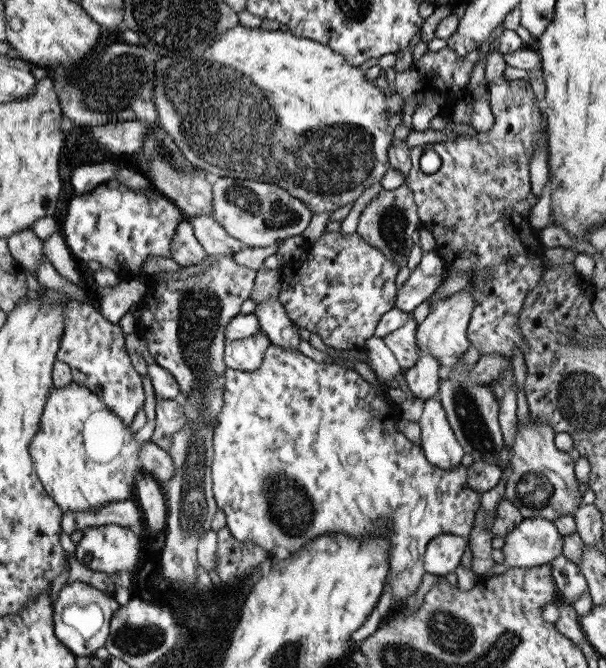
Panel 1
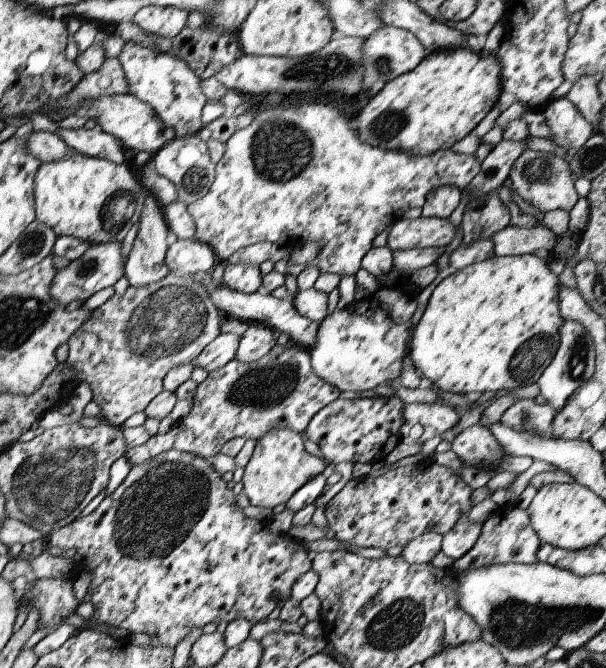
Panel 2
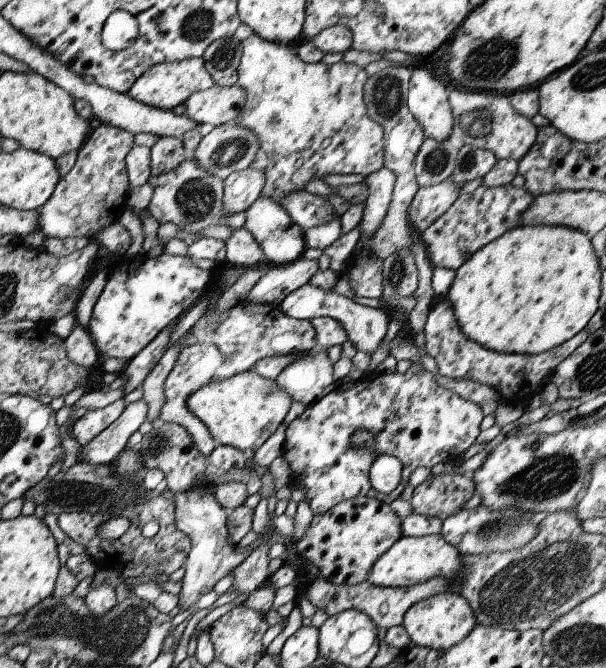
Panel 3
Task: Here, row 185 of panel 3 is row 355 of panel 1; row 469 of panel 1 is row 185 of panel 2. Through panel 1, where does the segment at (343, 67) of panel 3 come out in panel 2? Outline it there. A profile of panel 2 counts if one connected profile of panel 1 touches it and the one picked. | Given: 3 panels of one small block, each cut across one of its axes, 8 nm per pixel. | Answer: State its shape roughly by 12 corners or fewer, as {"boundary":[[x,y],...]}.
{"boundary":[[333,103],[275,106],[186,205],[219,262],[373,239],[479,170],[363,144]]}

